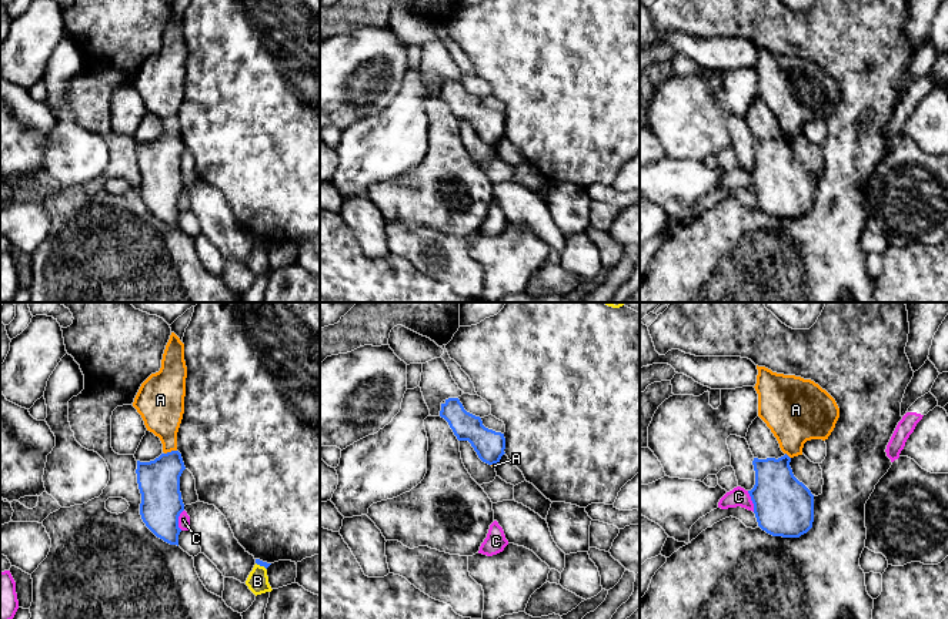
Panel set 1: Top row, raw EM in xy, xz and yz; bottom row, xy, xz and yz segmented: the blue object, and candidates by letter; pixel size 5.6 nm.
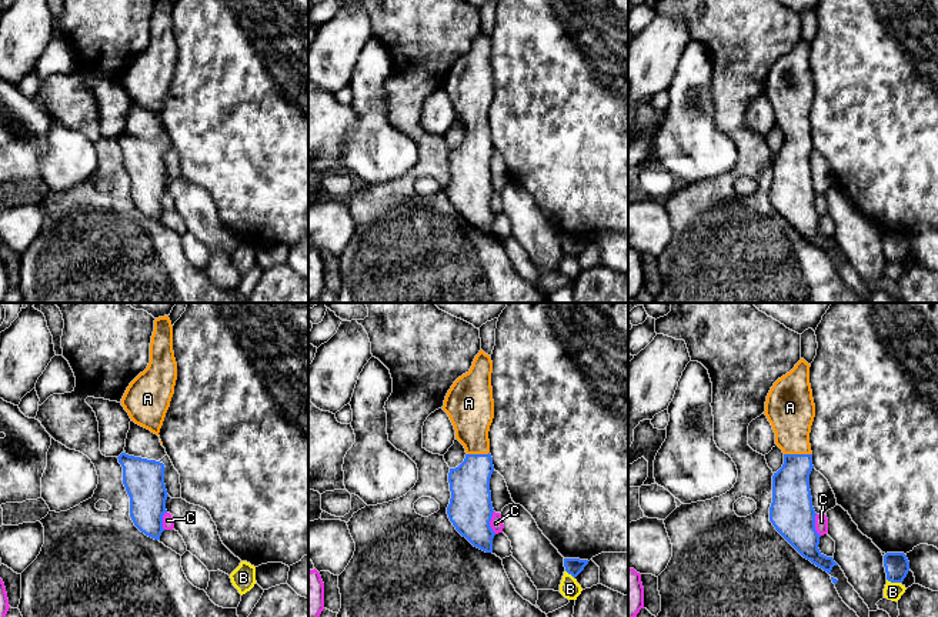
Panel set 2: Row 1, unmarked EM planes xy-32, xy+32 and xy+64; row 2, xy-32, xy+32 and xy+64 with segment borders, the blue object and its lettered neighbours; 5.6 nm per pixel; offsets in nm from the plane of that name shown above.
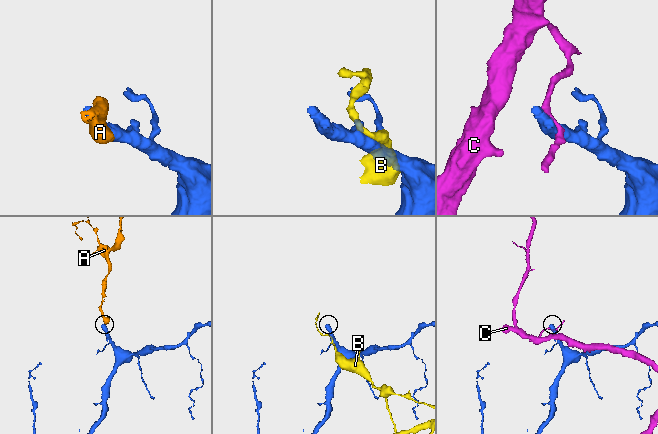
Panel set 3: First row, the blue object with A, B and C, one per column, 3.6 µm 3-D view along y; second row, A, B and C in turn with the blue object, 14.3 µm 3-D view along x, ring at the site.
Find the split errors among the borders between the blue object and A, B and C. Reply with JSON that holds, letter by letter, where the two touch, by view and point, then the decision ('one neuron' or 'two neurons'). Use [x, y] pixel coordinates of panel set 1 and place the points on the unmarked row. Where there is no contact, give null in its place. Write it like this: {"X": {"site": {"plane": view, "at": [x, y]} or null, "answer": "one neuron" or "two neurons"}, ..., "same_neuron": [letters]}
{"A": {"site": {"plane": "xy", "at": [172, 131]}, "answer": "one neuron"}, "B": {"site": {"plane": "xy", "at": [261, 246]}, "answer": "two neurons"}, "C": {"site": {"plane": "yz", "at": [751, 180]}, "answer": "two neurons"}, "same_neuron": ["A"]}

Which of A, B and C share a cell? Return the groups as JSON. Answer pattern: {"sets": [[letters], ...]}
{"sets": [["A"], ["B"], ["C"]]}

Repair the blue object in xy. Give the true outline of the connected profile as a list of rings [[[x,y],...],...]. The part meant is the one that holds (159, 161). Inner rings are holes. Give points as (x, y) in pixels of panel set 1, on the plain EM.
[[[171,13],[160,51],[141,64],[133,83],[147,111],[163,124],[158,138],[150,143],[137,141],[140,195],[157,218],[177,227],[181,213],[178,197],[184,191],[180,157],[186,150],[177,131],[177,113],[184,94],[186,58],[184,24]]]

